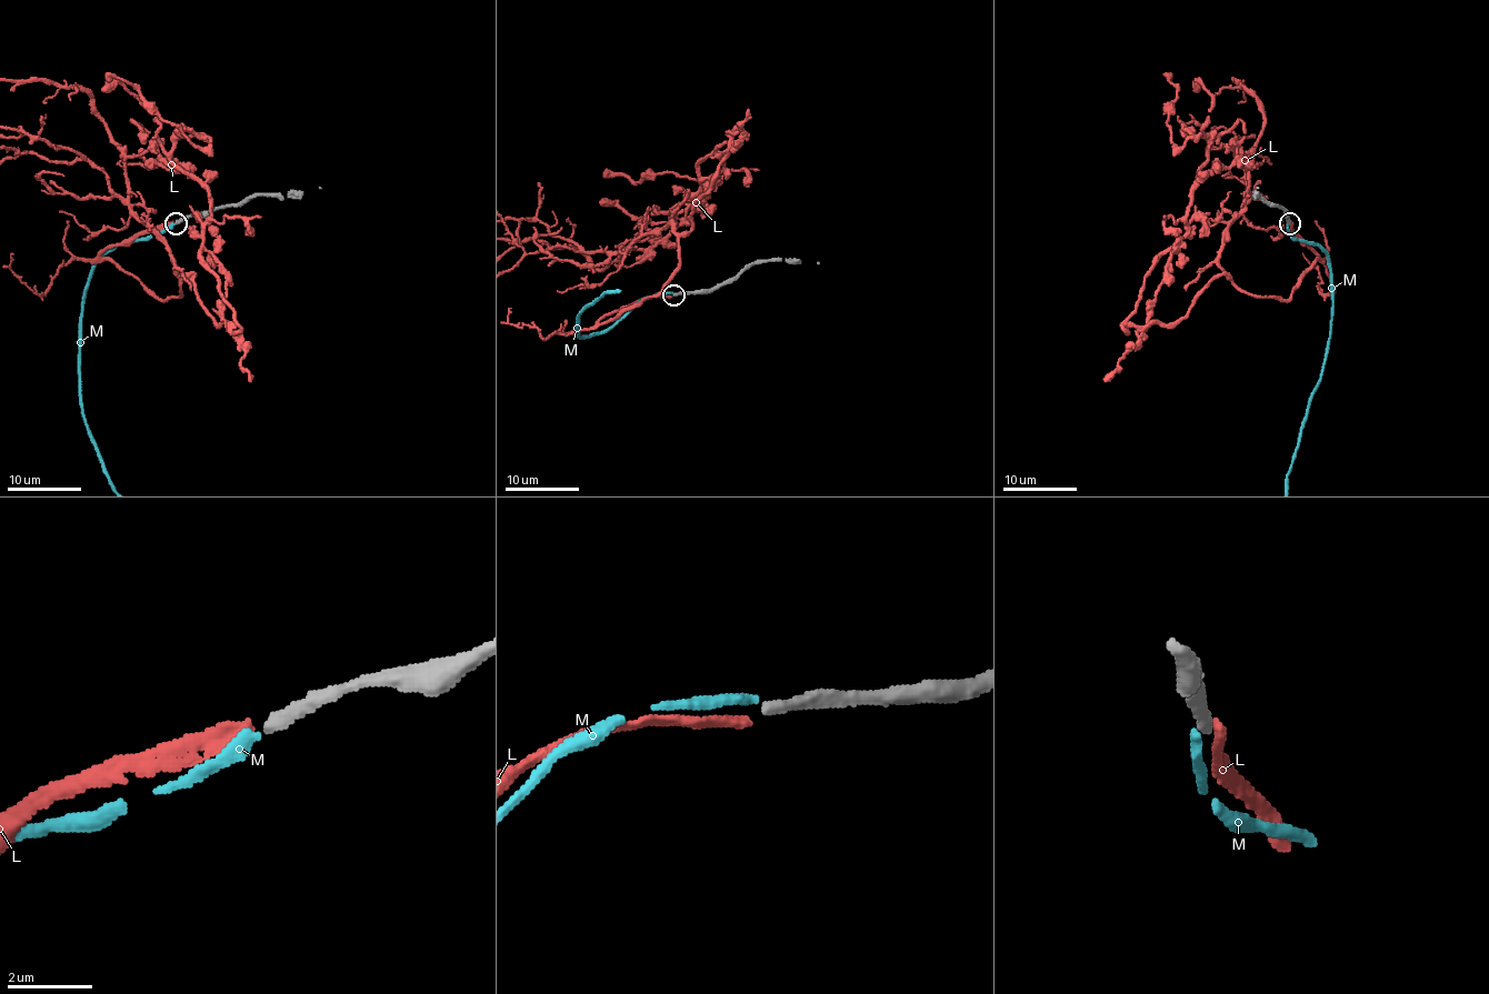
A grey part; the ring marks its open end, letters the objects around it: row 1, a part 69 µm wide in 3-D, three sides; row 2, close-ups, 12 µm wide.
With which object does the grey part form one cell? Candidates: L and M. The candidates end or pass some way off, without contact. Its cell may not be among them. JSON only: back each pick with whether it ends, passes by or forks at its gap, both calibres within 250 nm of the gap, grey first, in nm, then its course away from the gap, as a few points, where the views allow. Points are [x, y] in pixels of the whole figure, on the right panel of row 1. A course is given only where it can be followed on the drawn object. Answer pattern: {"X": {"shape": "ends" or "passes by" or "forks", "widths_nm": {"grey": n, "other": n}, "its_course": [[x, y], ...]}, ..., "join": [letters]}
{"join": []}

